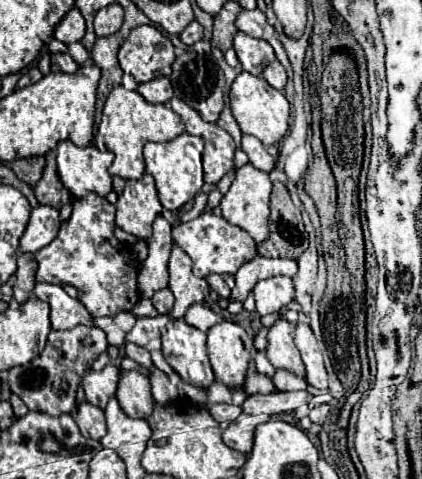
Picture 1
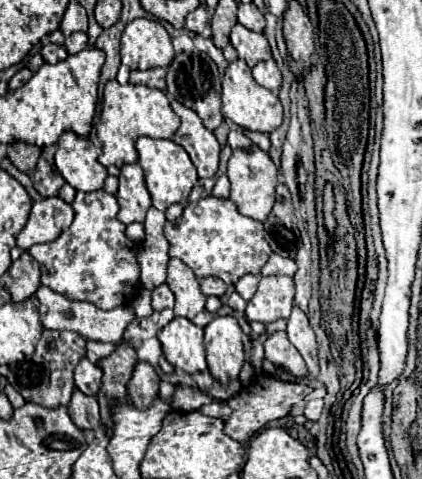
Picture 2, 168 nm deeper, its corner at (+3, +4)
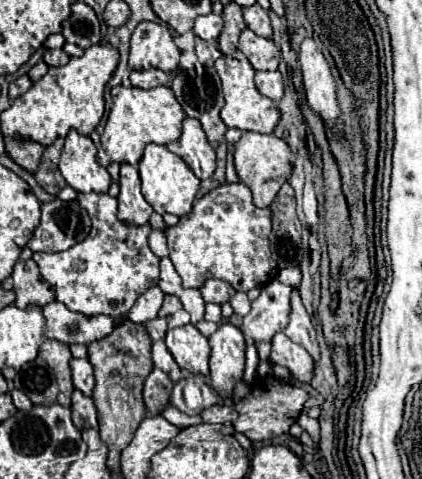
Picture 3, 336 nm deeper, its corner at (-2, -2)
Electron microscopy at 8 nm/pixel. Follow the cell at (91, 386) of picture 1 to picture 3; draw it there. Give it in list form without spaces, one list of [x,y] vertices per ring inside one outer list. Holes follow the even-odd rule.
[[[72,358],[70,360],[70,370],[72,370],[74,388],[78,388],[86,396],[92,396],[92,390],[94,390],[92,364],[86,358]]]

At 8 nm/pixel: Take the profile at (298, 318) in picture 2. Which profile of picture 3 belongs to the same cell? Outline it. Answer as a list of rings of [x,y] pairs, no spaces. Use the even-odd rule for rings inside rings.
[[[292,288],[290,306],[292,306],[292,310],[290,310],[290,322],[284,328],[284,334],[290,340],[302,344],[310,352],[310,356],[314,360],[318,360],[320,358],[320,350],[318,350],[318,342],[316,342],[316,330],[314,330],[314,324],[312,324],[310,314],[306,312],[306,308],[300,302],[298,288]]]

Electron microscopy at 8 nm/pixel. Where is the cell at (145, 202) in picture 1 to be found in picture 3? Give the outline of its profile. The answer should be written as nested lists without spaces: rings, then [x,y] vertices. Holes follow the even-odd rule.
[[[130,164],[120,166],[120,194],[118,194],[118,218],[128,220],[136,226],[148,222],[150,214],[154,212],[152,206],[144,200],[140,192],[140,176],[138,168]]]

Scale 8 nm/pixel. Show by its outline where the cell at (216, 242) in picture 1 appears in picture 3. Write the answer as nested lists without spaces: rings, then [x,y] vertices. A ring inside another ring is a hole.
[[[226,182],[202,198],[194,202],[192,214],[180,218],[176,226],[166,228],[168,248],[170,248],[170,260],[176,266],[176,272],[182,278],[184,288],[200,288],[206,280],[218,278],[228,282],[234,290],[248,292],[256,286],[263,286],[271,282],[278,273],[277,263],[271,260],[270,246],[268,246],[268,234],[272,228],[272,210],[270,208],[258,208],[254,206],[252,192],[244,182]]]

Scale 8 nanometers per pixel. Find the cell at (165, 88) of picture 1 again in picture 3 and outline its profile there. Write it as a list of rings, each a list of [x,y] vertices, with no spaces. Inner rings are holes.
[[[156,68],[144,70],[144,72],[136,72],[134,70],[130,74],[130,82],[136,88],[156,88],[156,86],[168,84],[168,80],[170,80],[170,76],[166,72],[162,72],[162,70],[156,70]]]

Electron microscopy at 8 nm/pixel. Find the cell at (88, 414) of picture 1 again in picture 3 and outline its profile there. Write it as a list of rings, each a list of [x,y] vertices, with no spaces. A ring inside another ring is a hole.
[[[80,390],[72,392],[72,422],[78,430],[84,428],[98,428],[98,420],[96,420],[96,406],[92,402],[92,398],[84,396]]]

